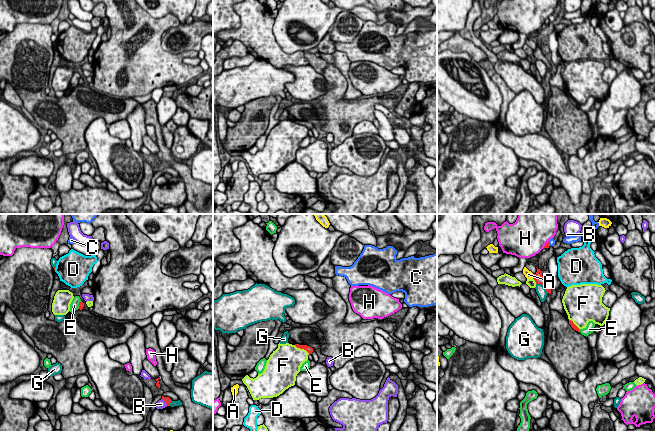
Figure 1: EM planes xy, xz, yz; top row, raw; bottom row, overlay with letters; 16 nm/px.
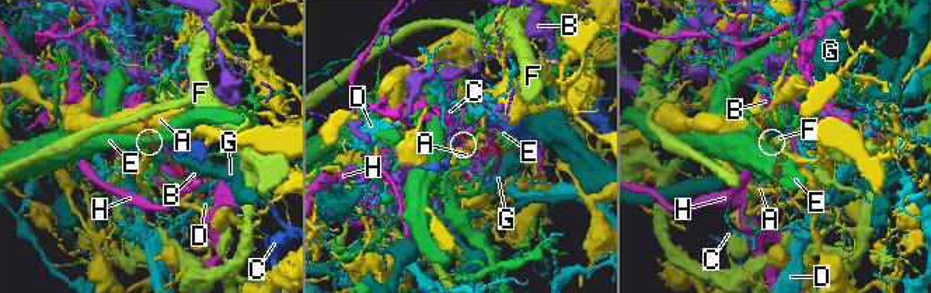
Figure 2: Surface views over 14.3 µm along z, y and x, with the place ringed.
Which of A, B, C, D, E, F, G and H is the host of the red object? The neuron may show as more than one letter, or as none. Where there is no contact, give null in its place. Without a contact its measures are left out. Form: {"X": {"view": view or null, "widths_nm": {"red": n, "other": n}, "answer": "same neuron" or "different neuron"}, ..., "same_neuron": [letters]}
{"A": {"view": "yz", "widths_nm": {"red": 160, "other": 130}, "answer": "different neuron"}, "B": {"view": "xy", "widths_nm": {"red": 90, "other": 140}, "answer": "different neuron"}, "C": {"view": "yz", "widths_nm": {"red": 70, "other": 100}, "answer": "different neuron"}, "D": {"view": "xy", "widths_nm": {"red": 30, "other": 460}, "answer": "different neuron"}, "E": {"view": "xy", "widths_nm": {"red": 90, "other": 140}, "answer": "different neuron"}, "F": {"view": "xz", "widths_nm": {"red": 100, "other": 420}, "answer": "different neuron"}, "G": {"view": "yz", "widths_nm": {"red": 160, "other": 160}, "answer": "same neuron"}, "H": {"view": "yz", "widths_nm": {"red": 70, "other": 500}, "answer": "different neuron"}, "same_neuron": ["G"]}

